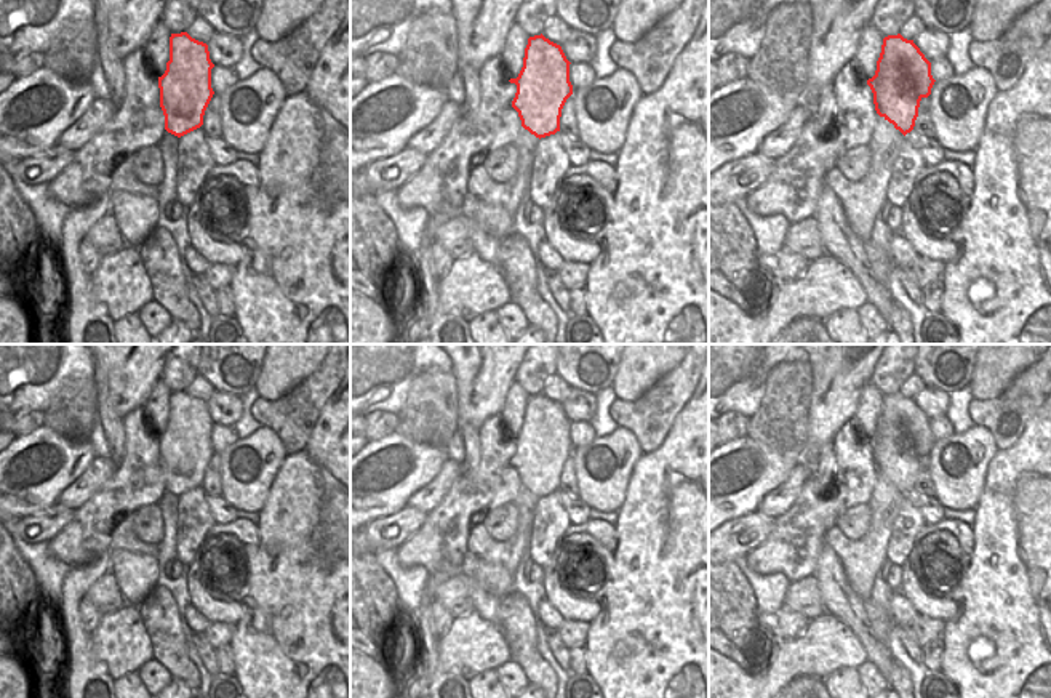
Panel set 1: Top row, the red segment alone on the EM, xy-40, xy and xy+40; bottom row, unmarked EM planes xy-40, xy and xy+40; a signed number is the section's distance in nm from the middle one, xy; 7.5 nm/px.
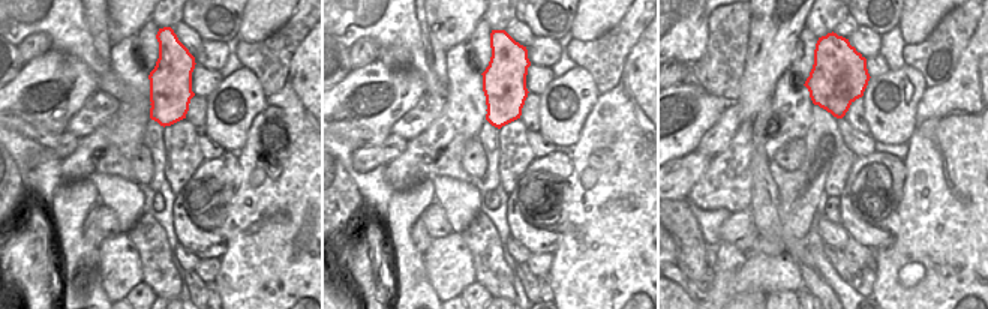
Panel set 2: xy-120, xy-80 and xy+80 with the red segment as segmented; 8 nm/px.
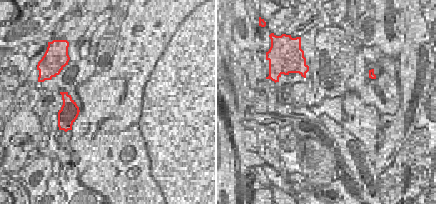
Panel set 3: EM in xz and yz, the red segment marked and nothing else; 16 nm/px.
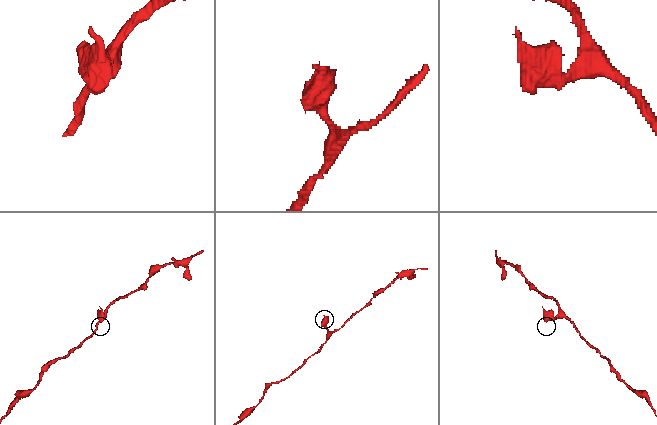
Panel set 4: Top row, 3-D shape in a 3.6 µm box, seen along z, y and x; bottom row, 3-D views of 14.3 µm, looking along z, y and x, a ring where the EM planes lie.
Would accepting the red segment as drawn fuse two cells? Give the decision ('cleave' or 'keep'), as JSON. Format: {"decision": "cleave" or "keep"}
{"decision": "cleave"}

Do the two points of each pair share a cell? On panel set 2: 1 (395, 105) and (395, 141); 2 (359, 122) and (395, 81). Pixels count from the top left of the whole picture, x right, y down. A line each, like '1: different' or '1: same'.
1: different
2: same

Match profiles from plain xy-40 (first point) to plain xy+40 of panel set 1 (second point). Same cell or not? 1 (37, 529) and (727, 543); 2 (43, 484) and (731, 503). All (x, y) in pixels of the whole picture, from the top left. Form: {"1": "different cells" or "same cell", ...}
{"1": "same cell", "2": "same cell"}

